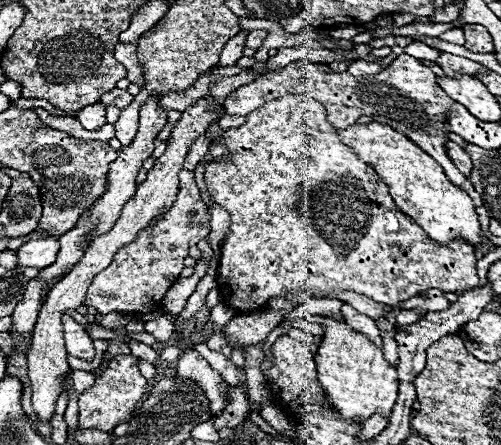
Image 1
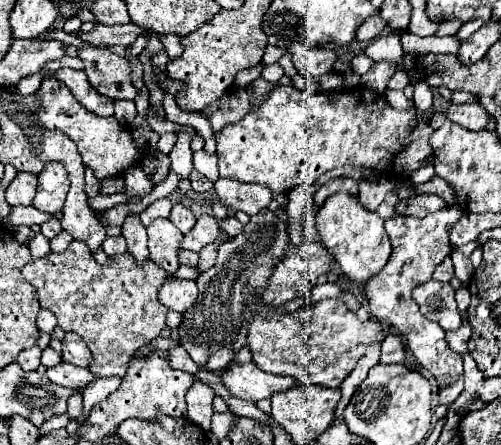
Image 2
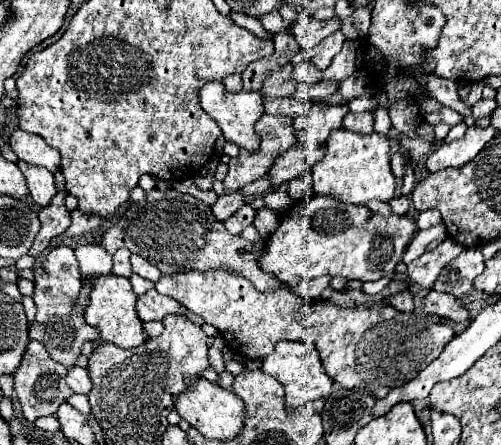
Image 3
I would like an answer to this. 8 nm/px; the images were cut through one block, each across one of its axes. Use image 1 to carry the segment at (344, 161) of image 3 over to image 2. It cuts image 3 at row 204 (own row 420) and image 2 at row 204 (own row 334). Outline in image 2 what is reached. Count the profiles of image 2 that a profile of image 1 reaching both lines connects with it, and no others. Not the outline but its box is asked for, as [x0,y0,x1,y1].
[316,194,390,282]

